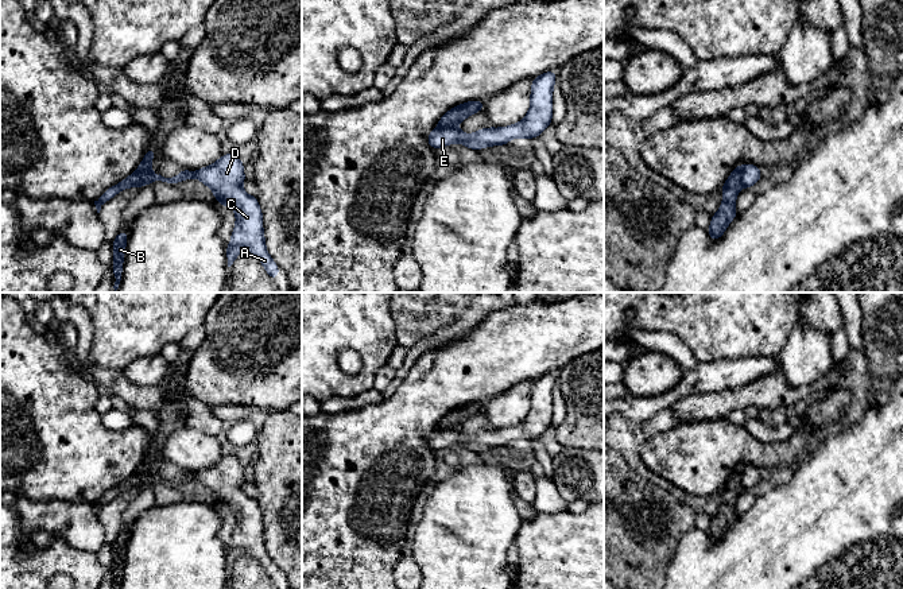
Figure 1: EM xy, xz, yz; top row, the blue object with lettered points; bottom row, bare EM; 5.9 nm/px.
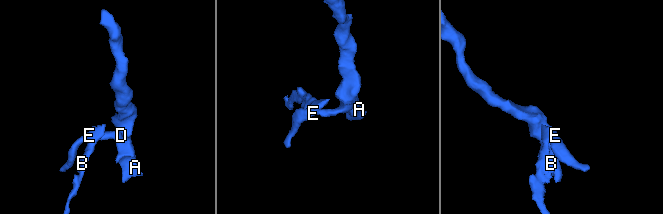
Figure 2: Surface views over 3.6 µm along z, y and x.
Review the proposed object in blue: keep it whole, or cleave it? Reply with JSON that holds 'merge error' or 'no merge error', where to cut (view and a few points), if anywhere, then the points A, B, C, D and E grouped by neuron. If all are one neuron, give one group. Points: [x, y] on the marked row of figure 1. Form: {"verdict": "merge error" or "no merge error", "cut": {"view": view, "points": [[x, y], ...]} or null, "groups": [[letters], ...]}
{"verdict": "merge error", "cut": {"view": "yz", "points": [[744, 165], [741, 186]]}, "groups": [["A", "C", "D", "E"], ["B"]]}

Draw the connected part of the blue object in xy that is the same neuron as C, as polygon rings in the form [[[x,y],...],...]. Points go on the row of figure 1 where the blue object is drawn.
[[[236,154],[221,155],[221,158],[208,167],[197,171],[181,170],[174,178],[164,178],[150,171],[133,171],[129,177],[109,187],[94,201],[97,213],[104,202],[113,198],[128,187],[151,185],[154,181],[162,181],[166,185],[175,185],[189,178],[199,179],[212,189],[220,206],[229,205],[236,214],[236,224],[232,232],[230,244],[226,245],[228,267],[233,264],[240,252],[252,253],[266,268],[267,274],[276,282],[280,268],[272,260],[266,248],[263,213],[256,197],[249,195],[243,189],[244,164]]]

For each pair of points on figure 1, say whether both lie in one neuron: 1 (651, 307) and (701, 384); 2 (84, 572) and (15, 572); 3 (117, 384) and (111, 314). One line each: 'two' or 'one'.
1: two
2: one
3: two

